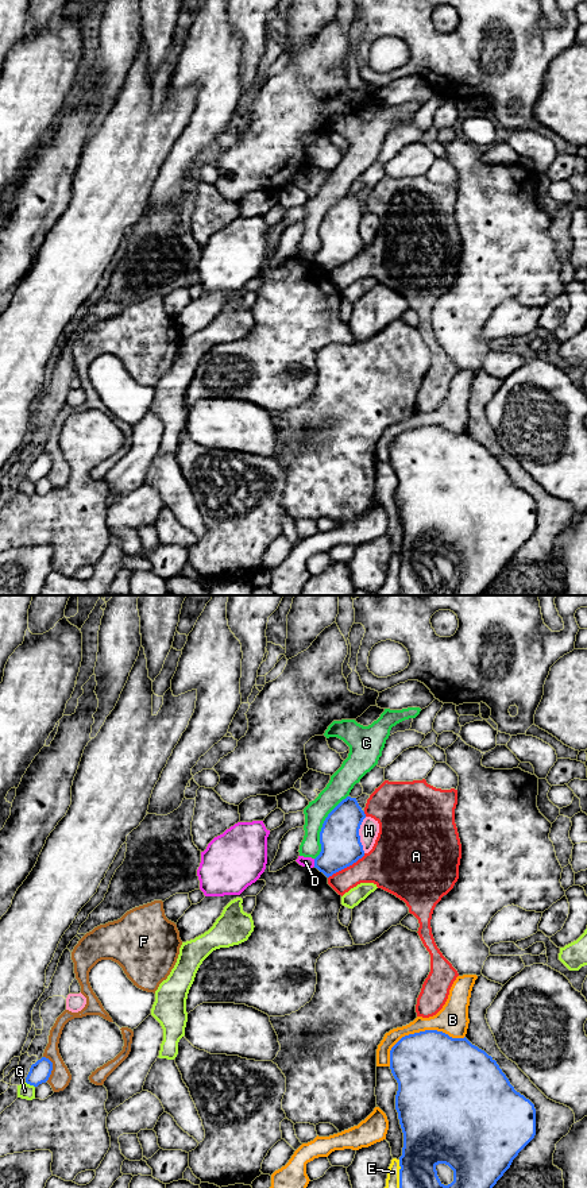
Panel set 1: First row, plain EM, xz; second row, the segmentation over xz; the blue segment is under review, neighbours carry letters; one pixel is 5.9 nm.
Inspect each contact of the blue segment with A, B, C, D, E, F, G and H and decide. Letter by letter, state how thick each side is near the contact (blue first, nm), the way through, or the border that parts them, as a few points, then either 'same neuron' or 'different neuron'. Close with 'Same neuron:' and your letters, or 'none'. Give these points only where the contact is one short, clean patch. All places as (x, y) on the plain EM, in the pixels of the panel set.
A: calibres 240 and 280 nm; different neuron
B: calibres 460 and 190 nm; different neuron
C: calibres 240 and 140 nm; different neuron
D: calibres 240 and 60 nm; border xz (313, 254), (315, 261); different neuron
E: calibres 280 and 130 nm; different neuron
F: calibres 130 and 120 nm; different neuron
G: calibres 130 and 90 nm; different neuron
H: calibres 240 and 120 nm; different neuron
Same neuron: none

